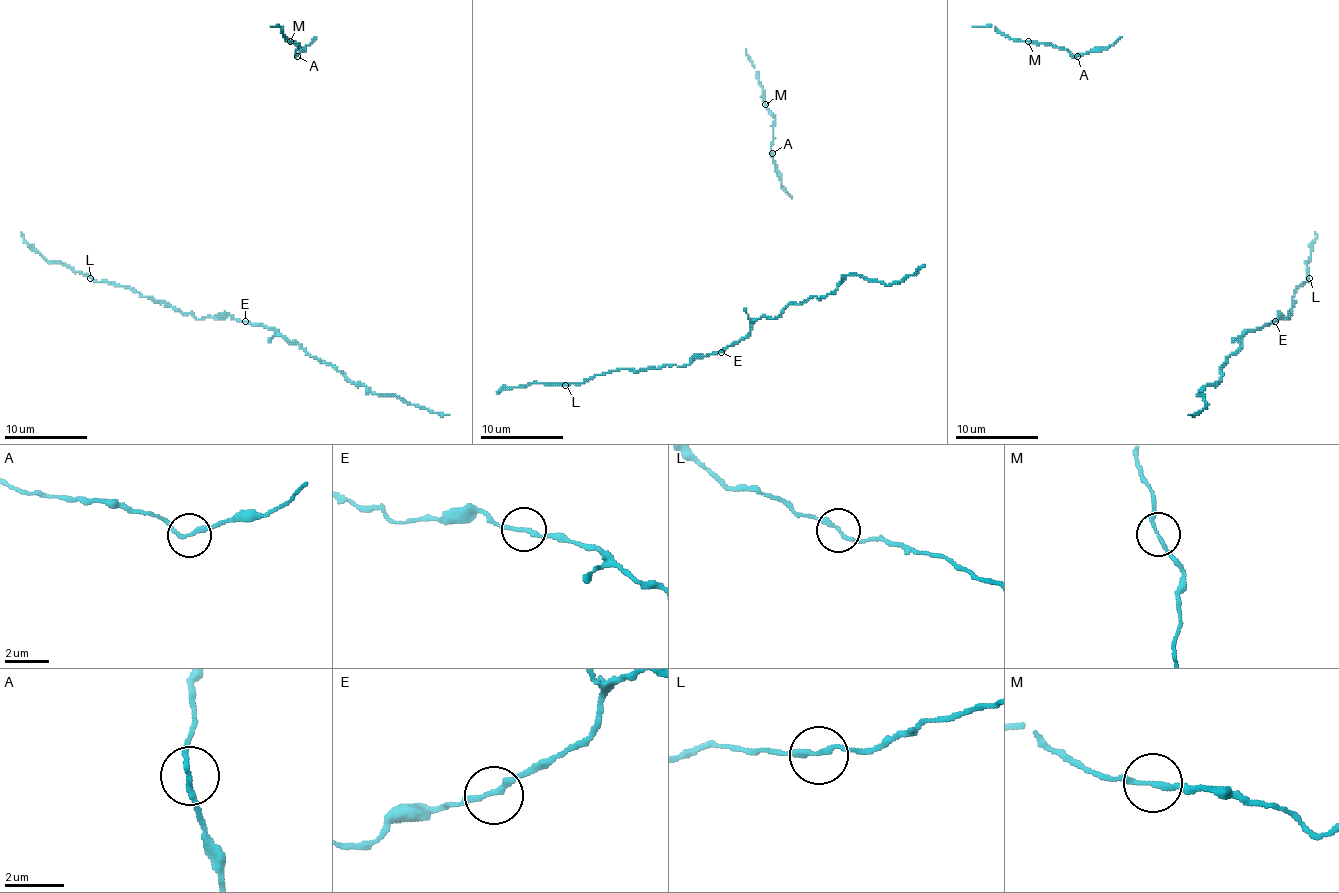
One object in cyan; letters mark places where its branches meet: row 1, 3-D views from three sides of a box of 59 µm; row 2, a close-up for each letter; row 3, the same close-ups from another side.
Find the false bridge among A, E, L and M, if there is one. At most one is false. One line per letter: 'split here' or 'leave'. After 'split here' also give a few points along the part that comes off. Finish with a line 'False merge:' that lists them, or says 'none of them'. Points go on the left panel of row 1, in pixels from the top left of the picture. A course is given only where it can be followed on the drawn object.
A: leave
E: leave
L: leave
M: leave
False merge: none of them

